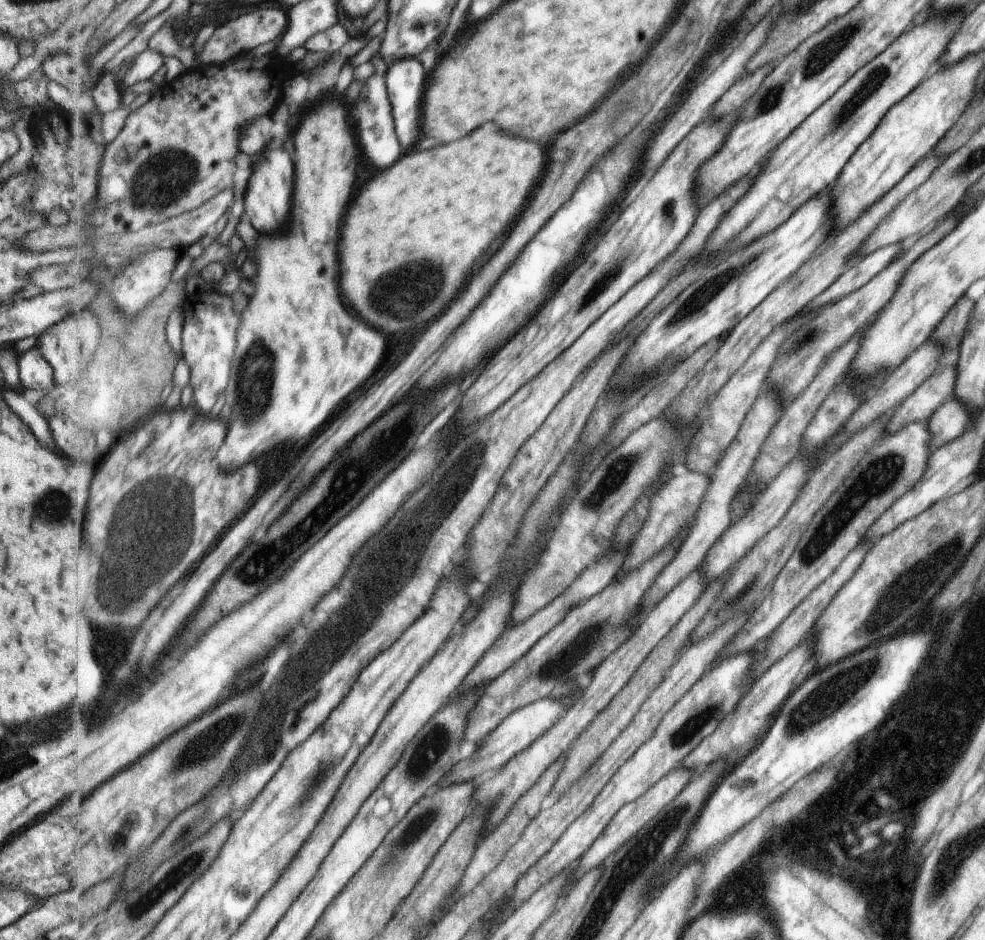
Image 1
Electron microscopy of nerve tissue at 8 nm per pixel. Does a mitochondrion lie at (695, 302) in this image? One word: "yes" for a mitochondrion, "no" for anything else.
yes

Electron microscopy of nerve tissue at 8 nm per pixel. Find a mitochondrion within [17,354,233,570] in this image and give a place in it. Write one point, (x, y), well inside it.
(54, 506)

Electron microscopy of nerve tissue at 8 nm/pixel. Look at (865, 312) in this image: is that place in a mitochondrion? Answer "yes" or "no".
no

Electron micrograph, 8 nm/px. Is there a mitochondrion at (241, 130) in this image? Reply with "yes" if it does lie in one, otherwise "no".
no

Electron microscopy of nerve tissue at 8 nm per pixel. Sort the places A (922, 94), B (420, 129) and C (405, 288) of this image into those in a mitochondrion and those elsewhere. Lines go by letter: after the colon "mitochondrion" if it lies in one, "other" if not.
A: other
B: other
C: mitochondrion

